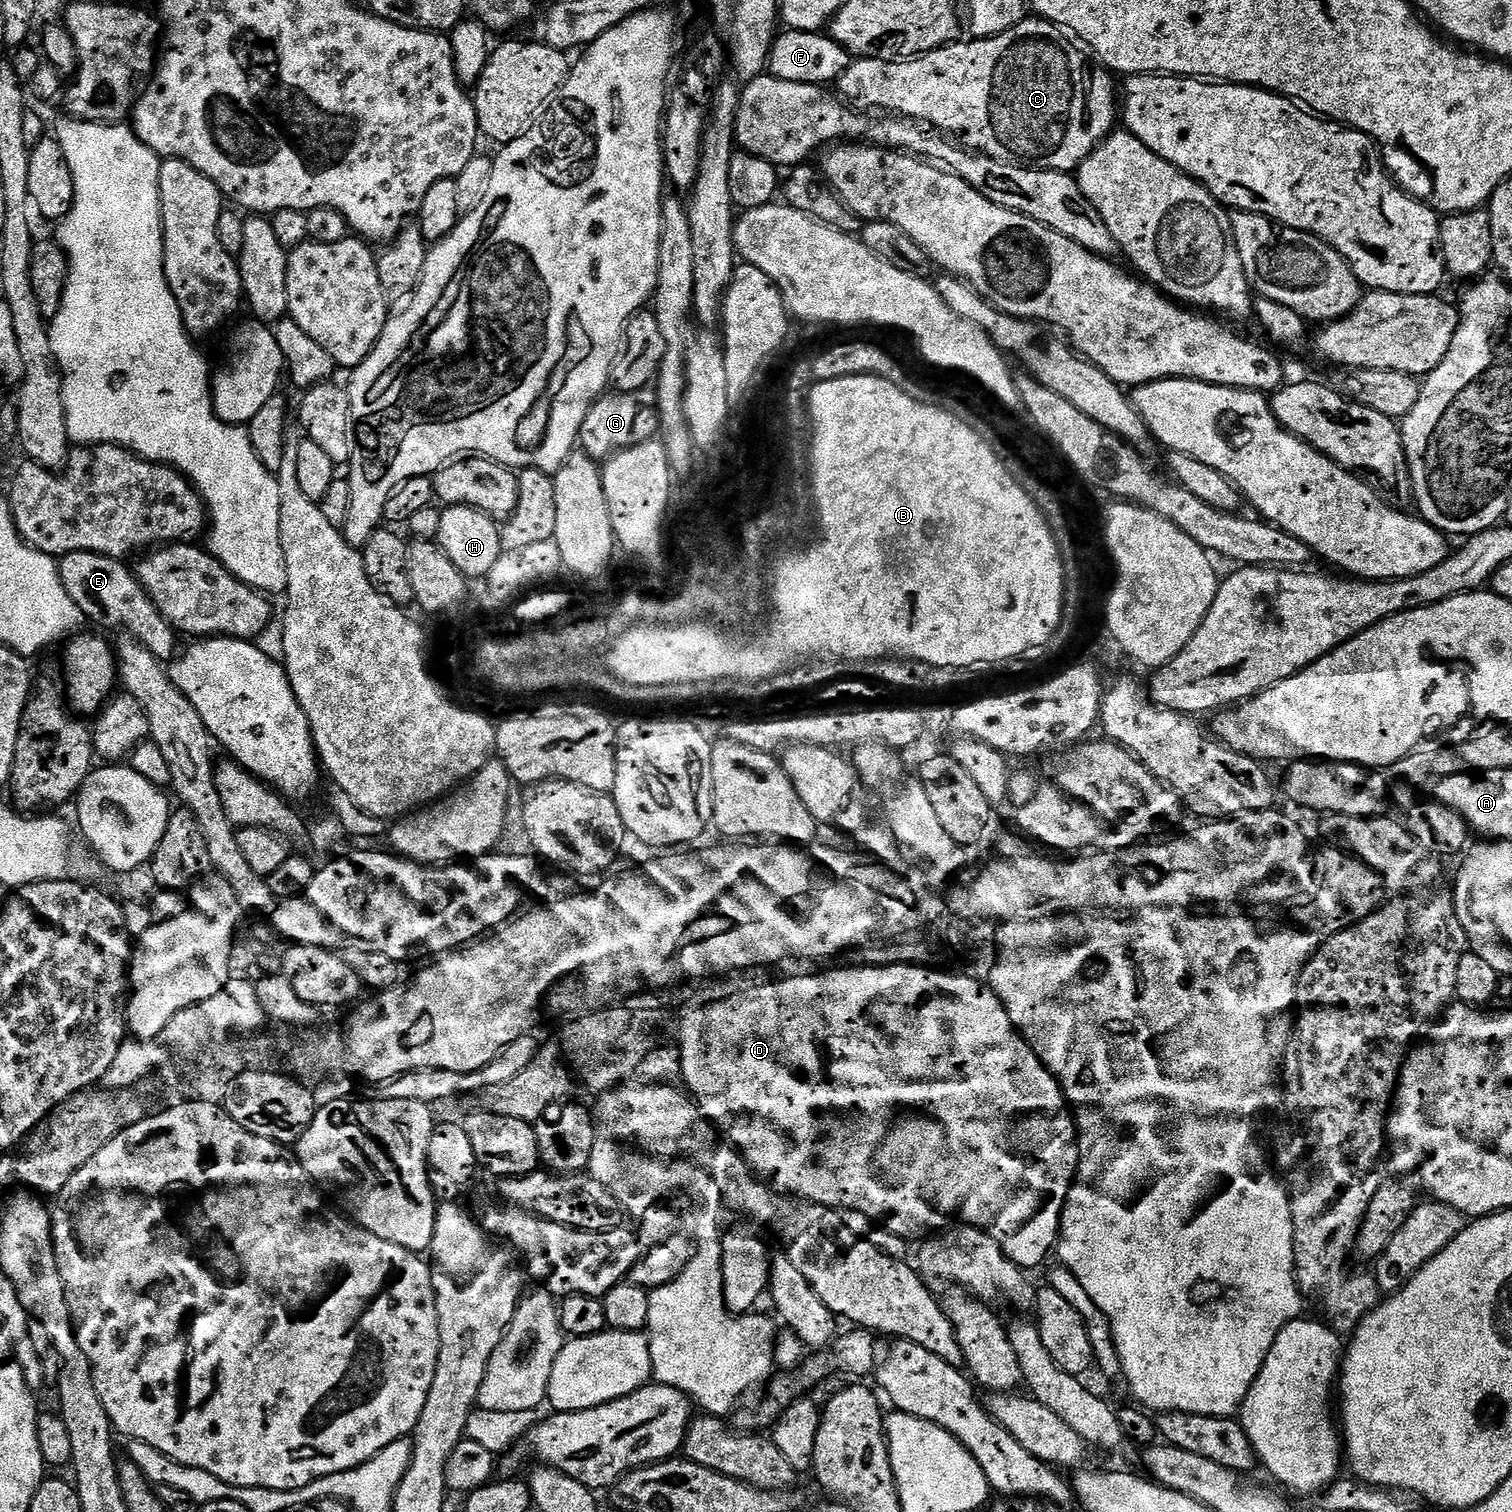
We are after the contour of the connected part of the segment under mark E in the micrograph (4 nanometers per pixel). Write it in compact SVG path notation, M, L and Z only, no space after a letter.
M71 552L59 557L58 563L62 586L66 586L66 594L74 598L74 606L82 610L85 618L89 621L96 620L101 612L106 623L113 624L114 627L120 628L116 630L123 630L127 635L135 636L142 642L142 646L146 646L159 660L168 662L177 655L176 629L160 613L158 606L154 606L135 571L131 567L127 568L124 560L93 552Z

